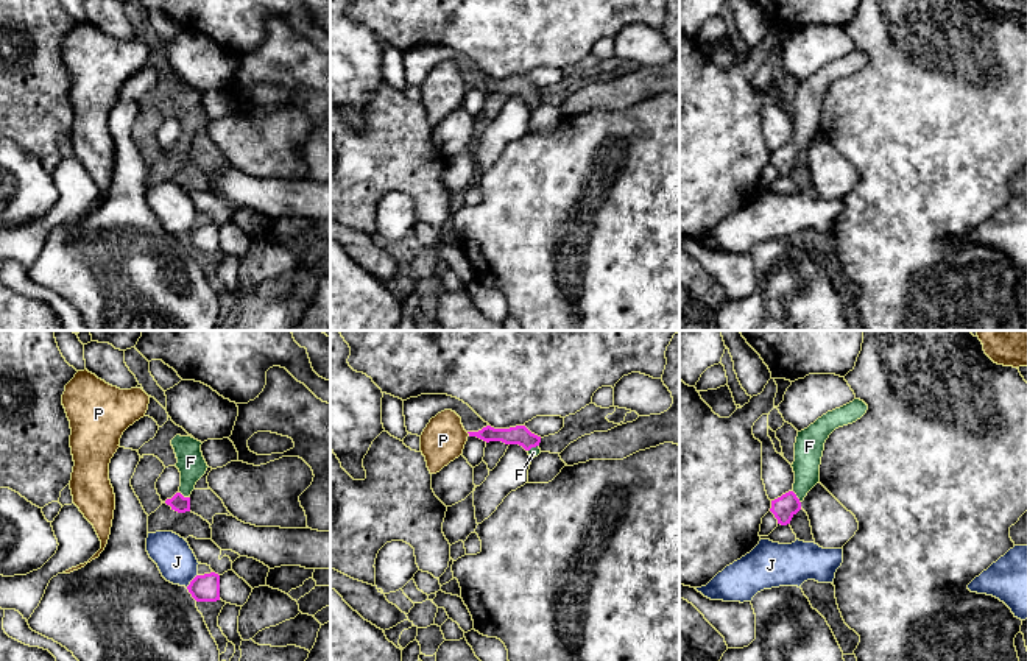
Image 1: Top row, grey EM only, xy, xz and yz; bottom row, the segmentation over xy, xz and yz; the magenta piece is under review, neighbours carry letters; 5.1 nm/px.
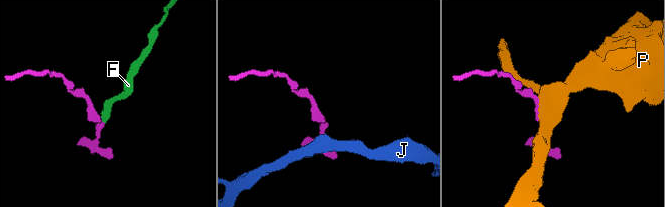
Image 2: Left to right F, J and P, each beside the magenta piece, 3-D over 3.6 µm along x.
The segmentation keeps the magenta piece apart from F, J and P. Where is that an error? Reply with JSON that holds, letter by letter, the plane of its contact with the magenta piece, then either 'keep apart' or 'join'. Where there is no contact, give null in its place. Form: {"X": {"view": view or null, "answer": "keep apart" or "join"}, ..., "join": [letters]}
{"F": {"view": "yz", "answer": "join"}, "J": {"view": "xy", "answer": "keep apart"}, "P": {"view": "xz", "answer": "keep apart"}, "join": ["F"]}

